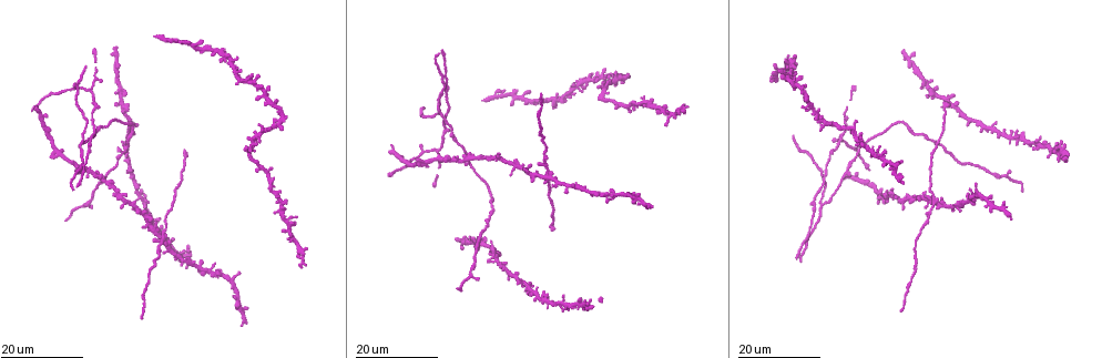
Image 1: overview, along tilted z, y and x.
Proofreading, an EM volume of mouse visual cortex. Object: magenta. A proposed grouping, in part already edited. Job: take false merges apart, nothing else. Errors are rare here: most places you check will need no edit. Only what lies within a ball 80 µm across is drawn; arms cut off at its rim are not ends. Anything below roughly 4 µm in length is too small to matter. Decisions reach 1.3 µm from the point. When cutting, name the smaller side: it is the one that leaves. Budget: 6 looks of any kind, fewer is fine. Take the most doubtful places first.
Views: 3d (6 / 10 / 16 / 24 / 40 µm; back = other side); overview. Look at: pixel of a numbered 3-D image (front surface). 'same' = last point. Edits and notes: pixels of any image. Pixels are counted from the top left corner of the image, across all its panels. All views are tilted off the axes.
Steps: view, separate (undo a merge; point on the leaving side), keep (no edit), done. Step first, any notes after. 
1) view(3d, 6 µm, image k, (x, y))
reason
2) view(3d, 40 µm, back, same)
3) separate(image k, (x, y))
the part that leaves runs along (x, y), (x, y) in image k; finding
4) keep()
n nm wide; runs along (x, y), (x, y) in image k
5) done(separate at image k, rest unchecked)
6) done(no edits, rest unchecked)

view(3d, 16 µm, image 1, (435, 152))
arms part here

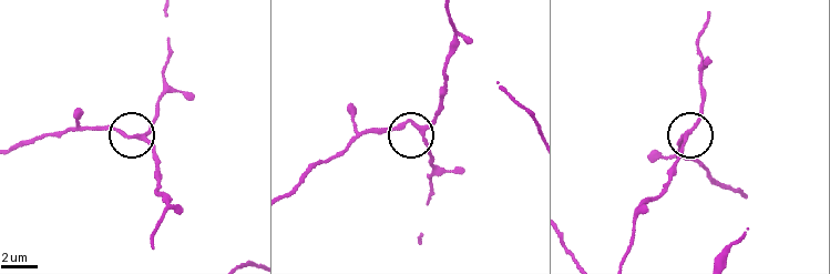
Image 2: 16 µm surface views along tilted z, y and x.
view(3d, 6 µm, image 2, (687, 131))

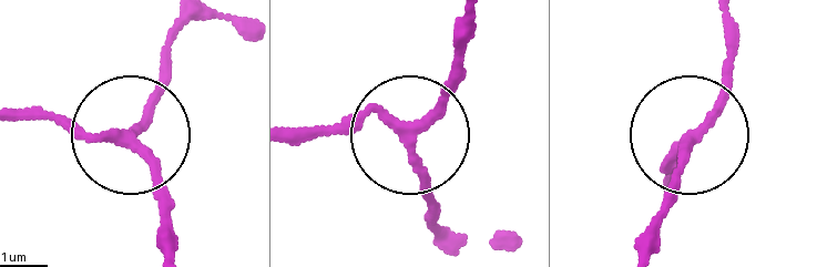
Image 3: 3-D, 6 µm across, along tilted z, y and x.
keep()
side arm 8 µm; runs along (163, 248), (156, 170), (132, 126), (165, 85) in image 3; continuous, no second cell

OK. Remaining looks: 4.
view(3d, 24 µm, image 1, (937, 203))
arms run side by side

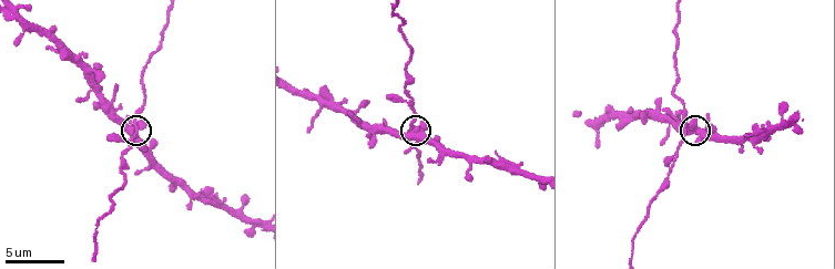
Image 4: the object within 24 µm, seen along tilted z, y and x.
view(3d, 6 µm, image 4, (409, 134))

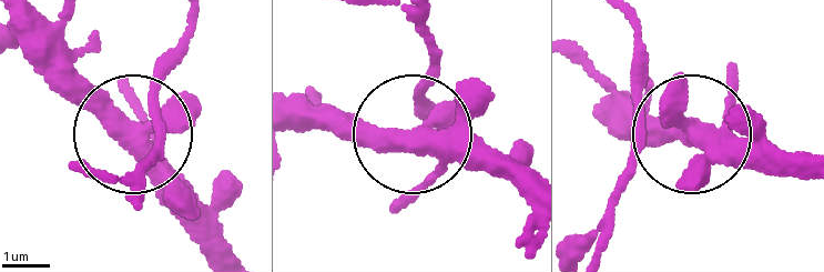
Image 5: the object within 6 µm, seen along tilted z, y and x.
keep()
runs along (533, 193), (419, 130), (440, 68), (427, 30) in image 5; one cell here

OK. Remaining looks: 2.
view(3d, 16 µm, image 1, (96, 106))
two arms in line, one across

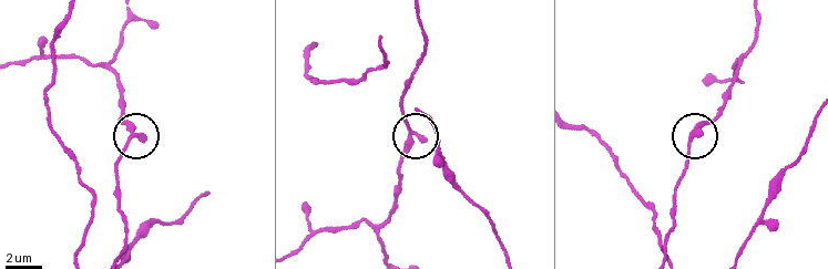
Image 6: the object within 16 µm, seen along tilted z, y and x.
view(3d, 6 µm, image 6, (410, 129))

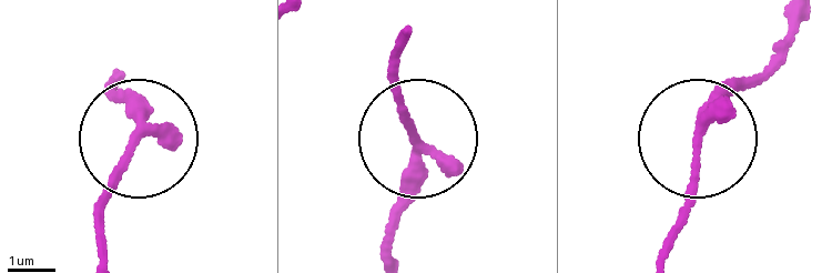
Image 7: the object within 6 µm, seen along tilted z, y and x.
keep()
180 nm wide; runs along (657, 259), (706, 124), (777, 67) in image 7; all the same cell

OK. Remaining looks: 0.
done(no edits, rest unchecked)

